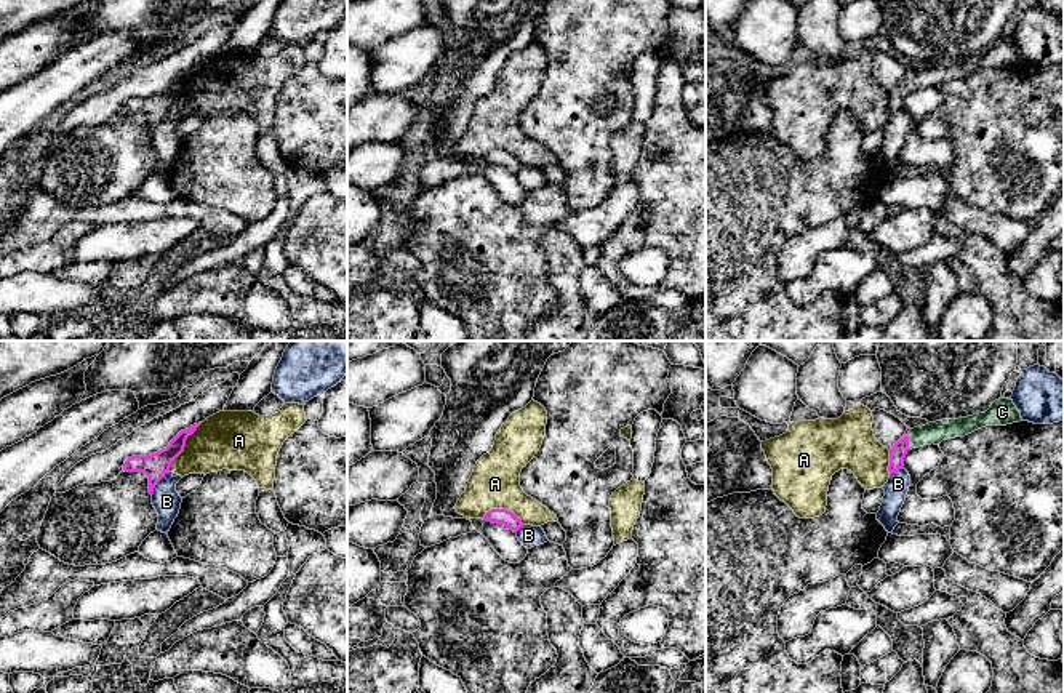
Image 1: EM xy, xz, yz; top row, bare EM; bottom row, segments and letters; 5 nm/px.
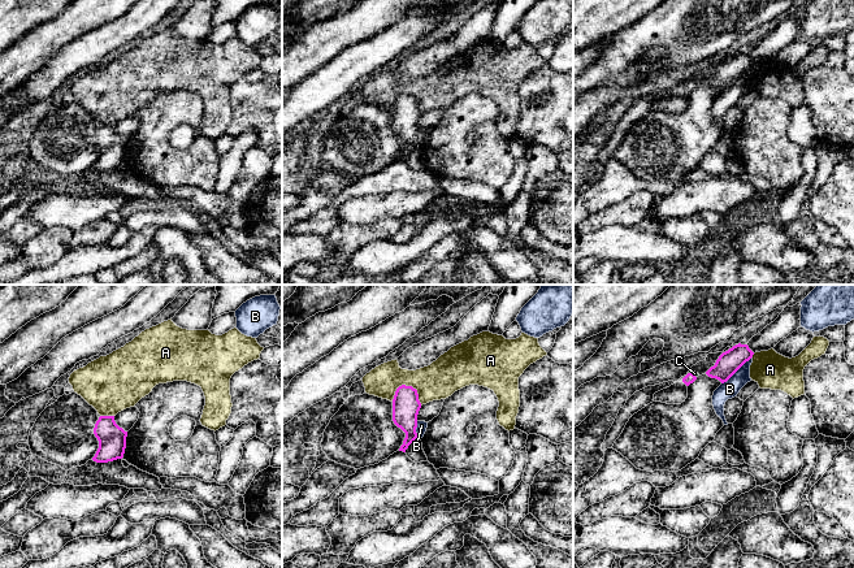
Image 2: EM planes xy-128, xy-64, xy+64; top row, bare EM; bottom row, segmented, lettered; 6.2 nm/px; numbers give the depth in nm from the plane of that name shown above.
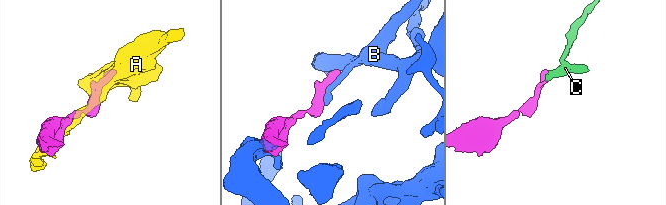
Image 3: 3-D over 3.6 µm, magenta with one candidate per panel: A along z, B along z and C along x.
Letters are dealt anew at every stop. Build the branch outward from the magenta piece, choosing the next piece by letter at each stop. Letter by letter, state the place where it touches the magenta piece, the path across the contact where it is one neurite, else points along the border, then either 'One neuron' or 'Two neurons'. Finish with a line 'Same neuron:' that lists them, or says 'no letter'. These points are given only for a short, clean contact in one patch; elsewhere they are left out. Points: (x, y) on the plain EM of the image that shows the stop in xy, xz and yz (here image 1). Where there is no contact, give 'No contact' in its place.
A: Touches magenta at xy (184, 87). Two neurons
B: Touches magenta at xy (157, 124). Two neurons
C: Touches magenta at yz (908, 84). Path across: yz (901, 88), (908, 84), (933, 74). One neuron
Same neuron: C

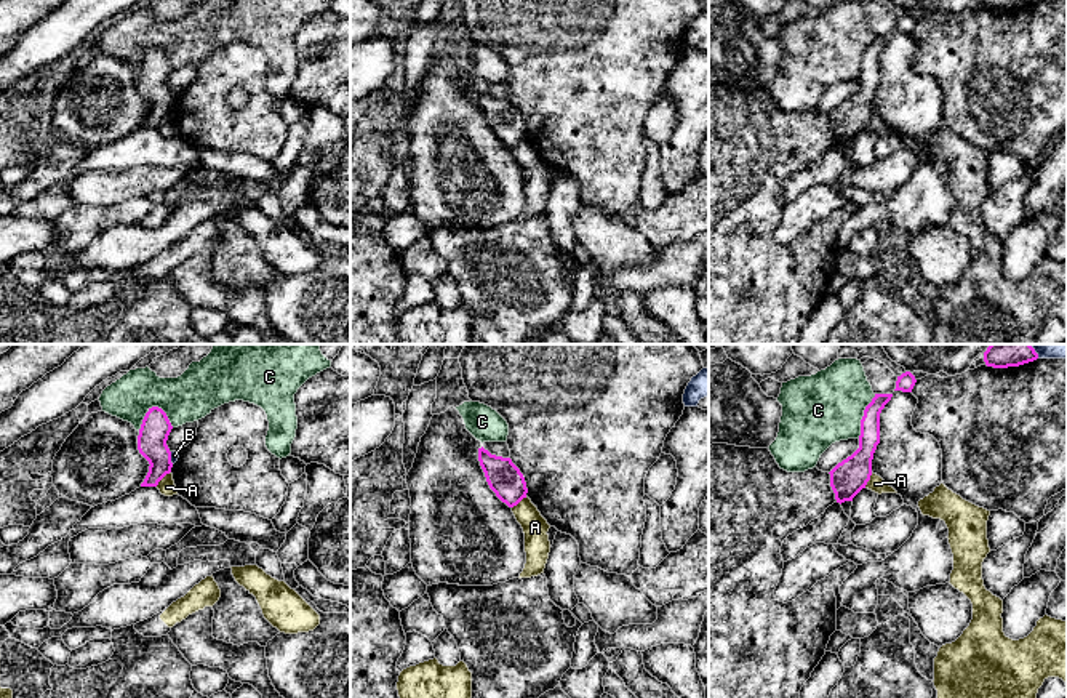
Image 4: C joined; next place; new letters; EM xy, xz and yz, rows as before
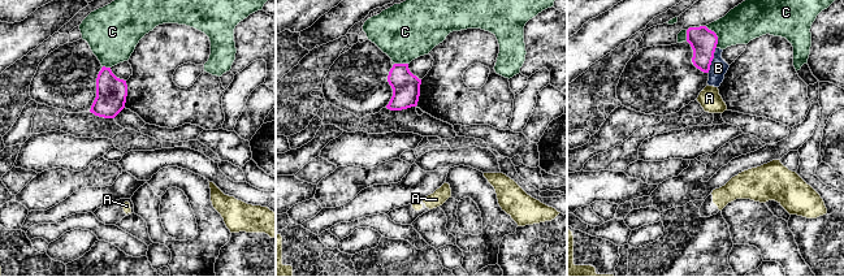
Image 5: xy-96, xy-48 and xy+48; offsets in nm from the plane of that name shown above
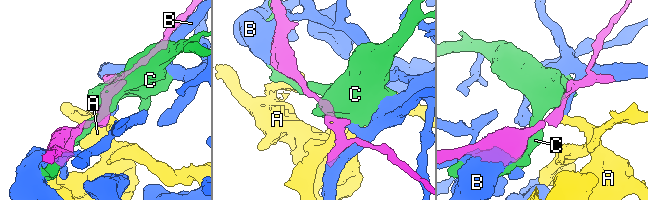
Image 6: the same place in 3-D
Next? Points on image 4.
A: Touches magenta at xy (162, 119). Boundary: xy (170, 112), (155, 127). Two neurons
B: Touches magenta at xy (170, 100). Two neurons
C: Touches magenta at xy (154, 48). Two neurons
Same neuron: no letter

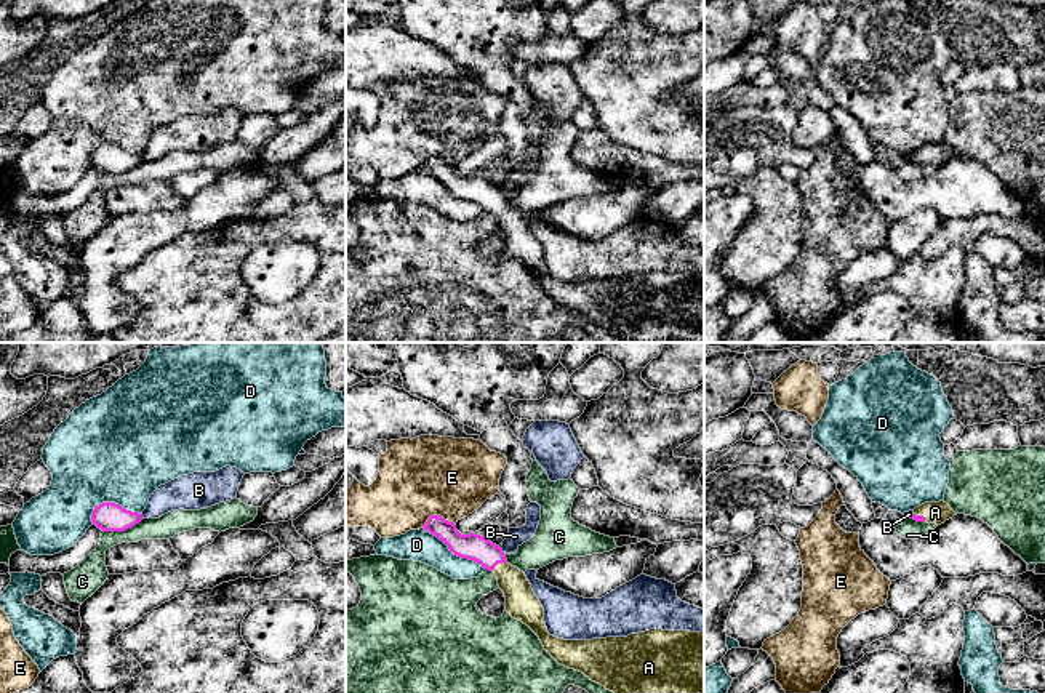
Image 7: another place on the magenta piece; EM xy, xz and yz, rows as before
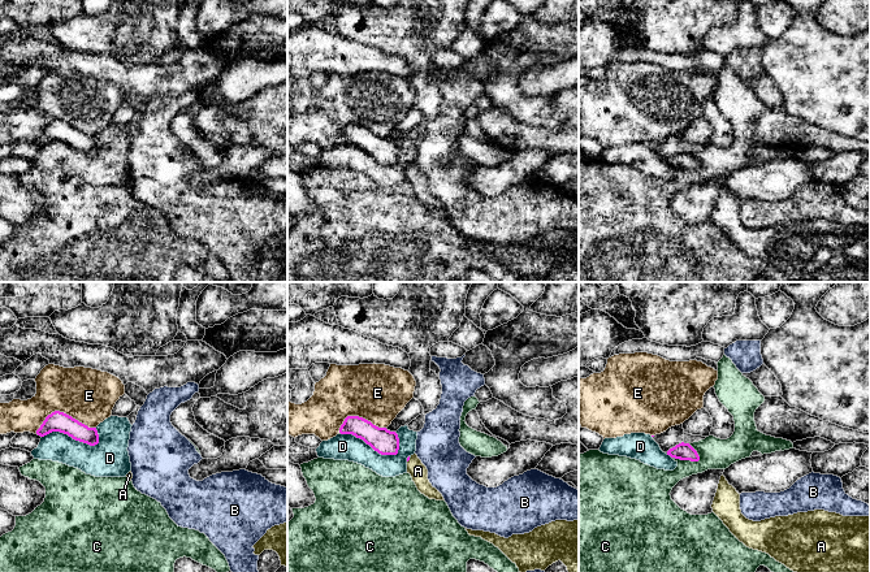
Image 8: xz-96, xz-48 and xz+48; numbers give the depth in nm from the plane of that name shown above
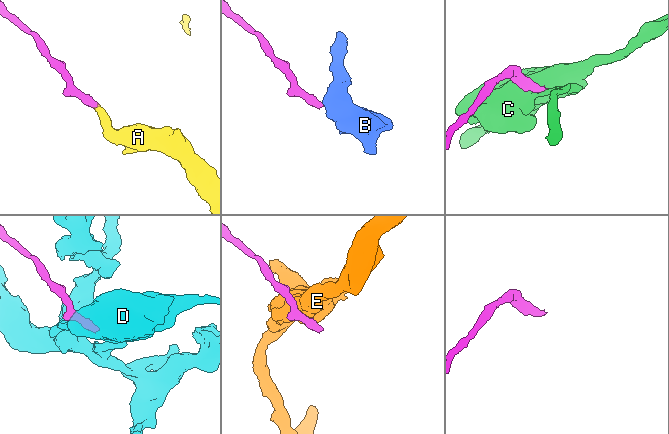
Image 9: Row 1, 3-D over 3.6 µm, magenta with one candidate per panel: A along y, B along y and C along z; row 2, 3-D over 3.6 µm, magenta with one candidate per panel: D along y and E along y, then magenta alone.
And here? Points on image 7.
A: Touches magenta at xz (498, 204). Path across: xz (471, 188), (498, 204), (514, 224), (520, 244). One neuron
B: Touches magenta at xz (501, 192). Boundary: xz (500, 189), (503, 194). Two neurons
C: Touches magenta at xy (124, 172). Two neurons
D: Touches magenta at xy (111, 144). Two neurons
E: Touches magenta at xz (436, 157). Two neurons
Same neuron: A

